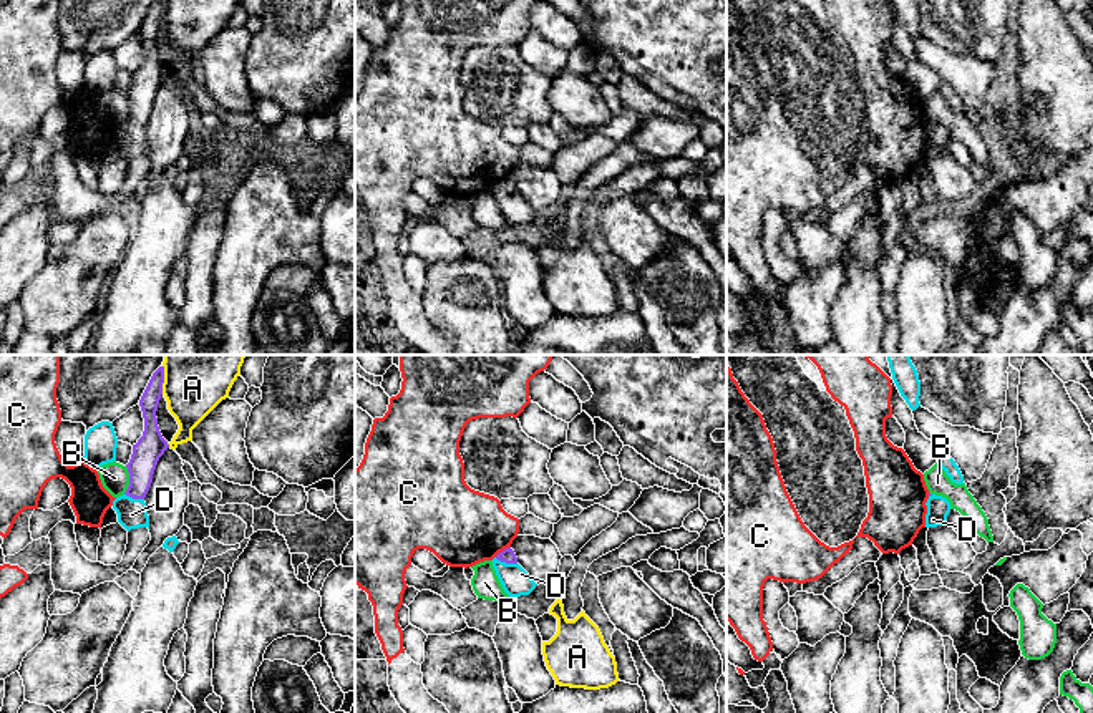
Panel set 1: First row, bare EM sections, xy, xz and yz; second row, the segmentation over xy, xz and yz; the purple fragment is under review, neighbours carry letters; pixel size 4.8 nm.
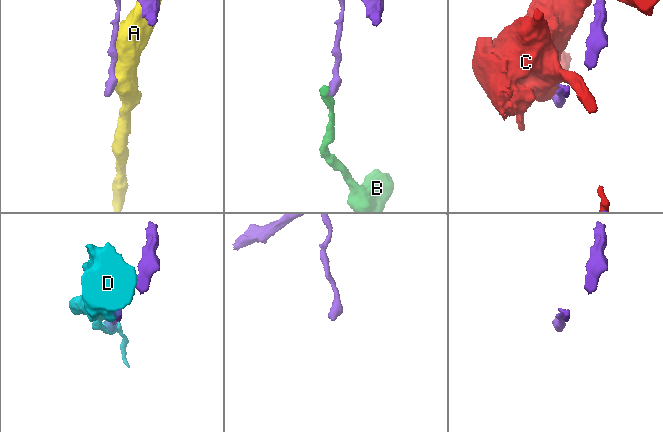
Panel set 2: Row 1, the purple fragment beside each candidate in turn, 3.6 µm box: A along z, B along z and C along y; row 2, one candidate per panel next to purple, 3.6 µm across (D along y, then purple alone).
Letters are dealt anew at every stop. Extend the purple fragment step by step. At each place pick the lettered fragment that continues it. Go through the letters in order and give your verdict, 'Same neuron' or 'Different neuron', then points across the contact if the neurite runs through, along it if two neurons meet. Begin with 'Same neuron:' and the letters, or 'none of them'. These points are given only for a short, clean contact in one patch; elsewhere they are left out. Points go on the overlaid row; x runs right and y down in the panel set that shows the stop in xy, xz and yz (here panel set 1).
Same neuron: none of them
A: Different neuron
B: Different neuron. Boundary: xy (126, 466), (128, 488), (123, 493)
C: Different neuron
D: Different neuron

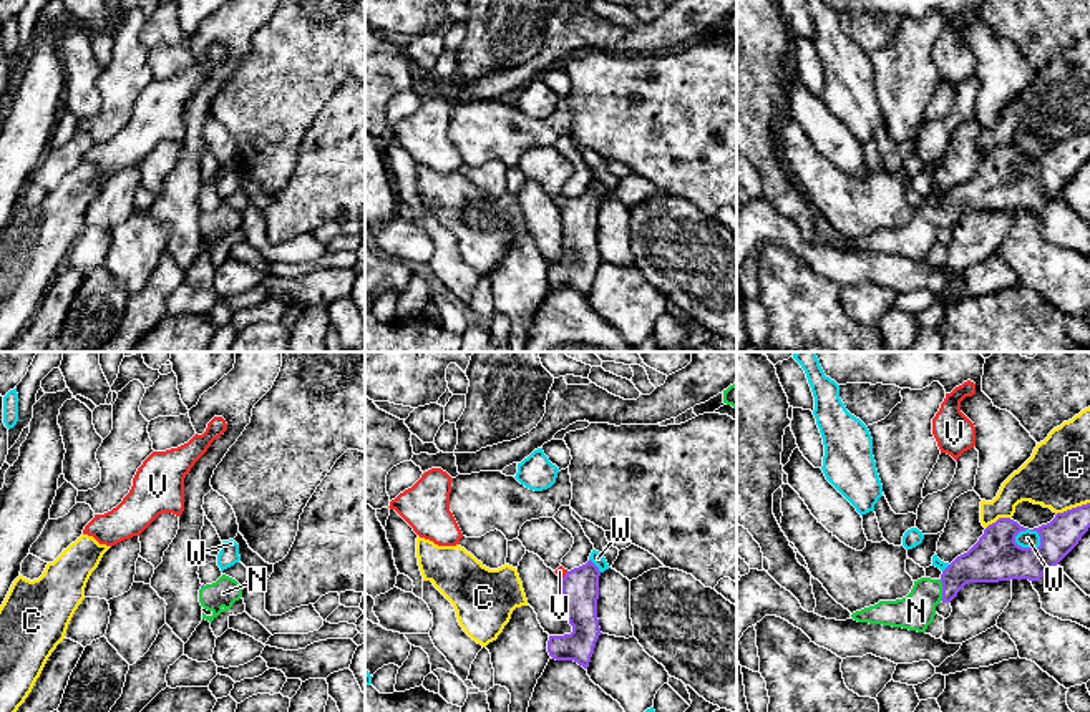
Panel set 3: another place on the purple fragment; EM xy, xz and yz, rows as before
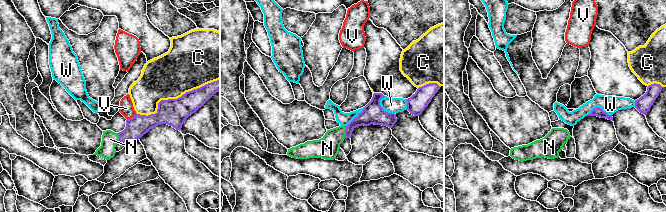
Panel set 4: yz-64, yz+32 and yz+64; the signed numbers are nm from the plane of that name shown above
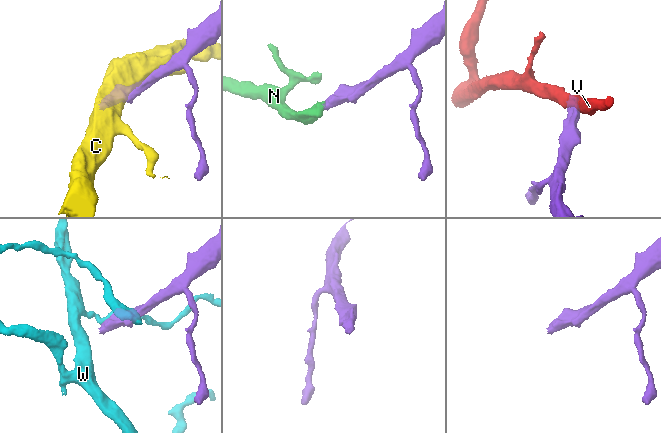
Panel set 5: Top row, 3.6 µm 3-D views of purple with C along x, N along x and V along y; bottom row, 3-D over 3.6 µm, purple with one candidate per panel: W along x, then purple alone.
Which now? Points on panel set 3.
Same neuron: N
C: Different neuron
N: Same neuron. Path across: yz (986, 561), (963, 570), (943, 590), (916, 611)
V: Different neuron. Boundary: xz (568, 571), (561, 578)
W: Different neuron

